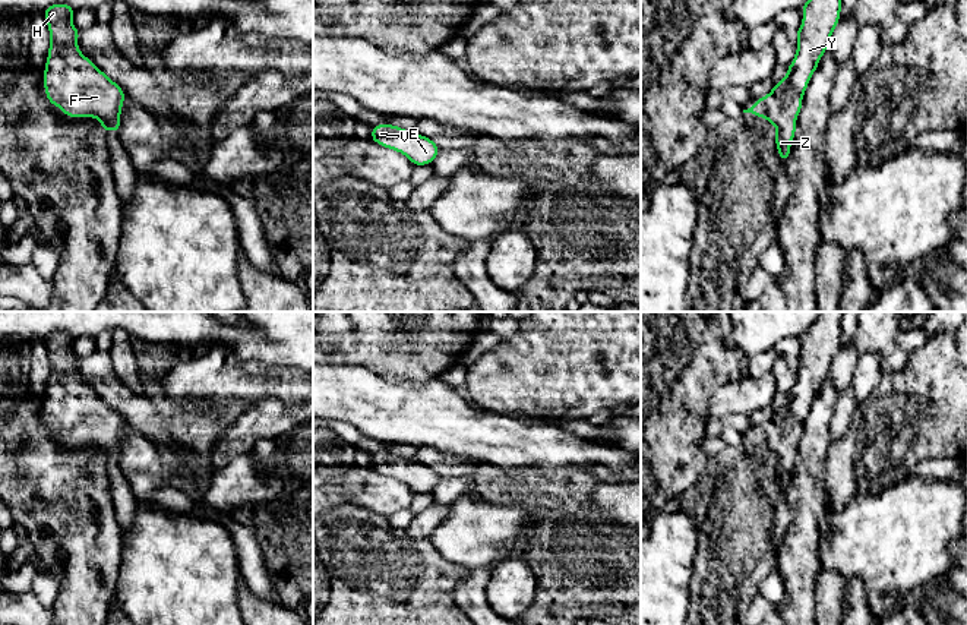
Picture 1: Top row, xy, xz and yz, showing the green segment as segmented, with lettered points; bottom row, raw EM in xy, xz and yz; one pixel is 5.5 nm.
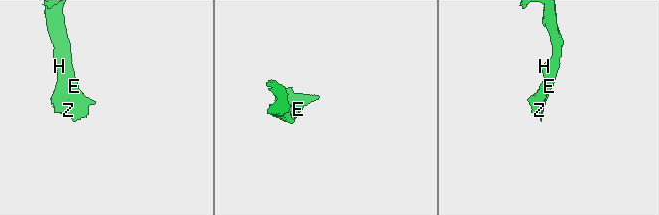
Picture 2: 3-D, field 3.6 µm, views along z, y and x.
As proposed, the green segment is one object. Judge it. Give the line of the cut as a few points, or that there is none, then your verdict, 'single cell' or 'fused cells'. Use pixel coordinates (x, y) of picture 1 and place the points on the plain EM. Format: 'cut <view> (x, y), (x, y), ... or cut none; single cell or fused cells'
cut none; single cell

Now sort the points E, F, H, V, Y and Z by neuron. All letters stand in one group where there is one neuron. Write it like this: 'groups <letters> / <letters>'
groups E F H V Y Z

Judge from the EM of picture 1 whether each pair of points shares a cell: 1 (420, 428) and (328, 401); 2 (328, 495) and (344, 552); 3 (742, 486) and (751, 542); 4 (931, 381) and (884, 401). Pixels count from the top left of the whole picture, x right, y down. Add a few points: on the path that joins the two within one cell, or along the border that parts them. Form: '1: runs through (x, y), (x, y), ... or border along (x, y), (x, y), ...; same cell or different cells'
1: runs through (397, 413), (378, 410), (367, 401), (351, 401); same cell
2: border along (340, 505), (328, 508); different cells
3: runs through (746, 499), (746, 529); same cell
4: runs through (919, 393), (910, 401), (896, 401); same cell

